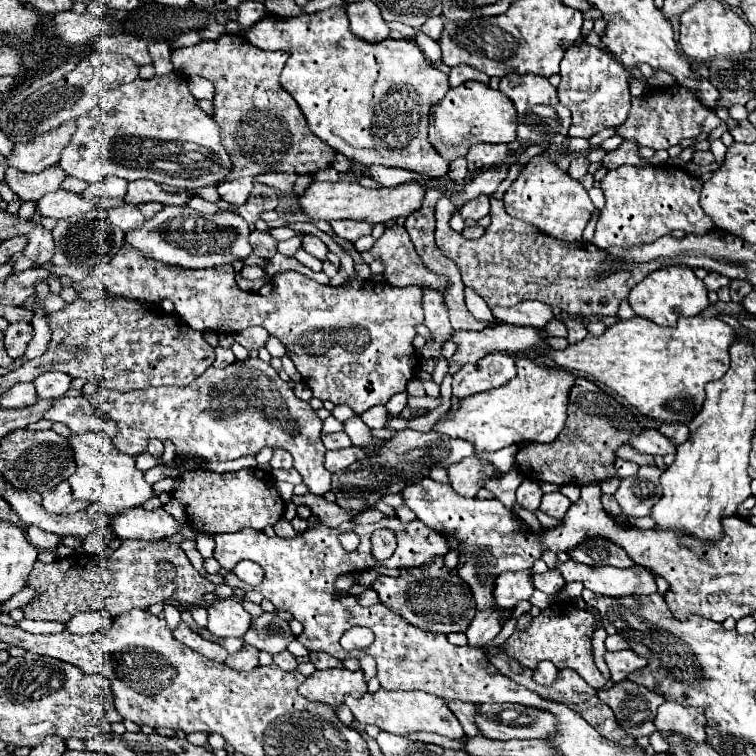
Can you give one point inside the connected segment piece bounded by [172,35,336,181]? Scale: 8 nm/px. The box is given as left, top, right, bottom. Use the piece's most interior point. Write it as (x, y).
(263, 130)

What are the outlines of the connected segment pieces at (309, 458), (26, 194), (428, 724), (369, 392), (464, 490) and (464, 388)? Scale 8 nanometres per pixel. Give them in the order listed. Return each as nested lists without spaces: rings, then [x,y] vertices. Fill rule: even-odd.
[[[252,357],[248,361],[236,361],[226,369],[210,367],[206,369],[206,373],[202,373],[196,381],[192,381],[186,387],[150,387],[130,393],[98,387],[92,395],[86,395],[86,399],[100,415],[116,421],[118,435],[112,439],[112,443],[122,453],[130,453],[130,455],[144,453],[148,447],[148,439],[152,437],[170,439],[174,441],[178,455],[196,455],[204,461],[232,461],[232,459],[256,455],[264,447],[278,447],[294,457],[294,469],[302,475],[308,493],[324,497],[330,491],[332,475],[322,465],[322,457],[326,451],[326,447],[320,441],[322,421],[306,401],[294,395],[288,383],[282,381],[280,375],[270,367],[270,363],[264,363],[258,357]]]
[[[54,165],[50,169],[44,169],[42,173],[36,173],[36,175],[22,173],[14,167],[8,167],[4,181],[22,201],[38,201],[46,193],[58,191],[60,183],[64,179],[66,179],[66,173],[62,173],[60,165]]]
[[[380,687],[376,693],[366,693],[364,697],[358,697],[358,699],[346,695],[344,703],[350,707],[356,721],[360,721],[364,725],[378,725],[382,731],[388,731],[394,735],[430,731],[430,733],[446,735],[450,739],[462,739],[464,737],[462,725],[458,725],[458,719],[454,717],[454,713],[450,713],[450,709],[446,709],[444,699],[434,697],[430,693],[400,691],[400,689],[388,691],[388,689]]]
[[[124,245],[110,263],[96,267],[92,275],[96,275],[96,279],[100,279],[106,285],[106,291],[112,295],[122,295],[148,303],[160,303],[162,299],[170,299],[176,305],[176,313],[200,333],[238,333],[252,325],[264,327],[286,347],[286,355],[294,361],[298,373],[302,375],[314,397],[322,401],[332,401],[334,405],[348,405],[356,415],[362,415],[374,405],[386,405],[392,395],[404,393],[406,383],[414,377],[414,365],[418,363],[416,351],[412,347],[412,339],[416,335],[414,327],[424,321],[420,287],[392,287],[376,283],[372,279],[348,281],[338,287],[326,287],[296,271],[284,271],[274,277],[272,293],[264,297],[260,293],[246,293],[238,289],[232,265],[220,265],[210,269],[182,269],[162,265],[158,261],[146,261],[146,257],[134,253],[130,245]]]
[[[474,455],[466,457],[466,461],[462,461],[458,465],[450,465],[448,475],[450,475],[450,485],[462,497],[476,497],[476,493],[484,487],[484,481],[502,477],[498,467],[494,467],[490,461],[478,459]]]
[[[488,353],[472,365],[464,365],[454,373],[452,395],[462,399],[480,391],[500,387],[502,383],[516,377],[514,359],[506,353]]]

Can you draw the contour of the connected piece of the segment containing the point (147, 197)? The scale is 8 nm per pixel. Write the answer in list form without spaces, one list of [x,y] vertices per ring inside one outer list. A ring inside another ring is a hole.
[[[138,179],[138,181],[132,181],[128,185],[128,193],[126,193],[124,201],[128,205],[134,205],[134,207],[138,207],[142,203],[150,203],[150,201],[156,201],[156,203],[162,203],[162,205],[186,205],[194,195],[196,195],[196,191],[168,193],[160,185],[156,185],[154,181]]]

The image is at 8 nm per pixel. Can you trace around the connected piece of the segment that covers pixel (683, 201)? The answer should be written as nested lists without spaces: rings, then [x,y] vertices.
[[[622,165],[618,169],[610,169],[600,183],[606,205],[600,211],[596,223],[596,235],[592,239],[600,249],[608,249],[612,245],[644,245],[656,241],[672,231],[680,229],[684,233],[704,235],[714,229],[714,221],[702,211],[698,199],[702,189],[702,179],[688,175],[684,169],[674,165],[658,165],[658,167],[632,167]]]

